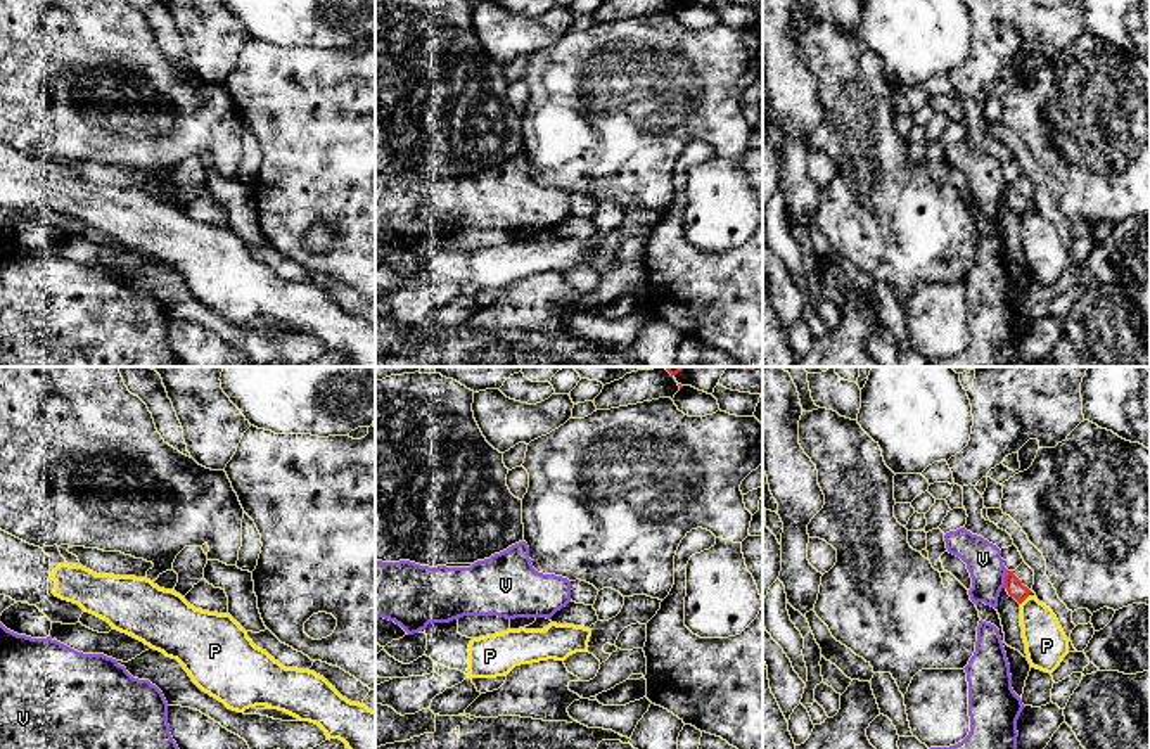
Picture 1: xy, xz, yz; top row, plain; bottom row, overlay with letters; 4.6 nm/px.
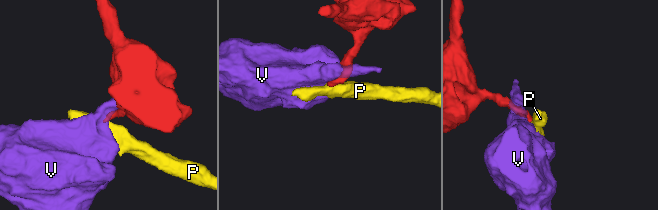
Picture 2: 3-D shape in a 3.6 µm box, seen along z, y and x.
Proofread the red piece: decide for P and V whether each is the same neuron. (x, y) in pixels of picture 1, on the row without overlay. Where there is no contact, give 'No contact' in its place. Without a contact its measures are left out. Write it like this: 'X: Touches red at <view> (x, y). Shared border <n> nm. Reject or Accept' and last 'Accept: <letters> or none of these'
P: Touches red at yz (1024, 211). Shared border 60 nm. Reject
V: Touches red at yz (1005, 192). Shared border 80 nm. Reject
Accept: none of these

